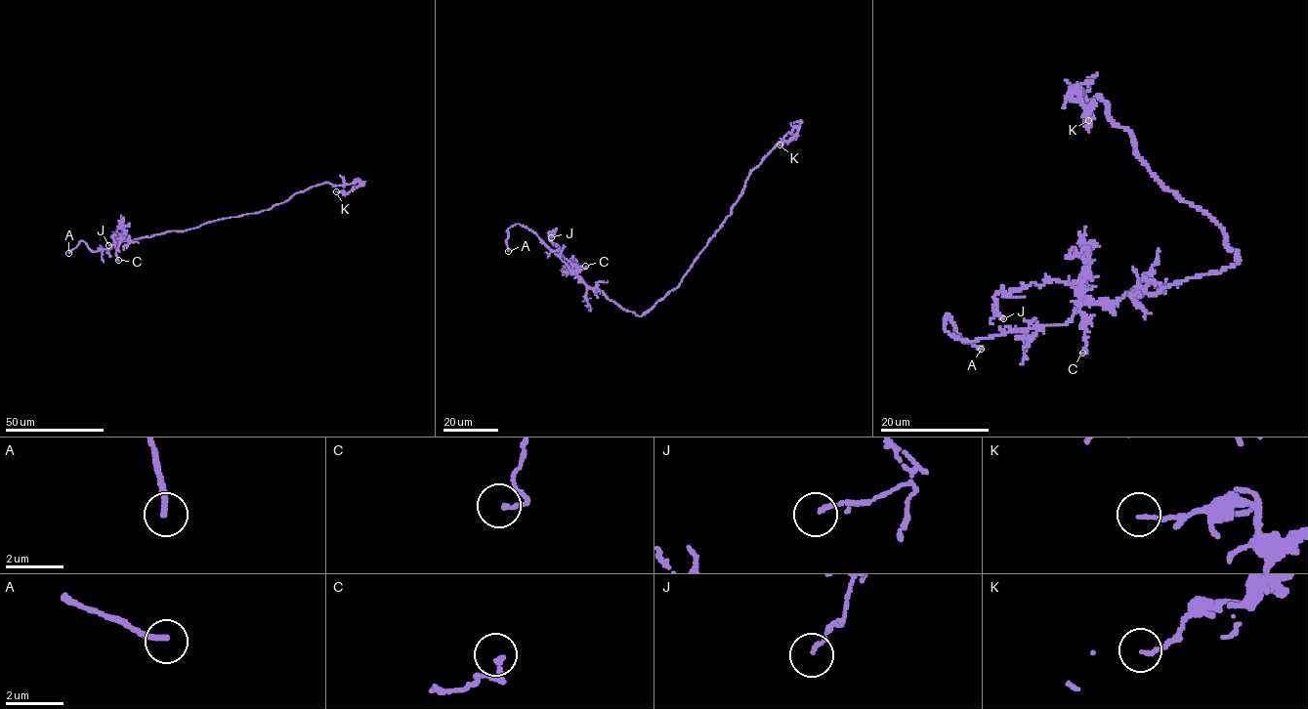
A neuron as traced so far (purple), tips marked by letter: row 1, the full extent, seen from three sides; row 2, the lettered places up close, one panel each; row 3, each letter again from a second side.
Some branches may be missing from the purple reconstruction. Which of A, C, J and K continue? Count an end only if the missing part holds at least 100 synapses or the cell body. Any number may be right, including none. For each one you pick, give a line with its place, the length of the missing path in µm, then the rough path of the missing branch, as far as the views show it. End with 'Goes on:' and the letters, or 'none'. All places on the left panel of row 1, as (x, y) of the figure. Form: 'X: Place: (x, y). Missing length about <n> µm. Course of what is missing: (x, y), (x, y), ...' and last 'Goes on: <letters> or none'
A: Place: (68, 253). Missing length about 4 µm
Goes on: A

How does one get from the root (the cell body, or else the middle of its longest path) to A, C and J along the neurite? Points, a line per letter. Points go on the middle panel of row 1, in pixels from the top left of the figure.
A: (676, 288), (637, 316), (607, 299), (600, 290), (586, 287), (526, 228), (515, 224), (508, 229), (508, 251)
C: (676, 288), (637, 316), (600, 290), (586, 287), (569, 270), (585, 266)
J: (676, 288), (637, 316), (600, 290), (586, 287), (553, 244), (548, 232), (555, 229), (551, 237)

